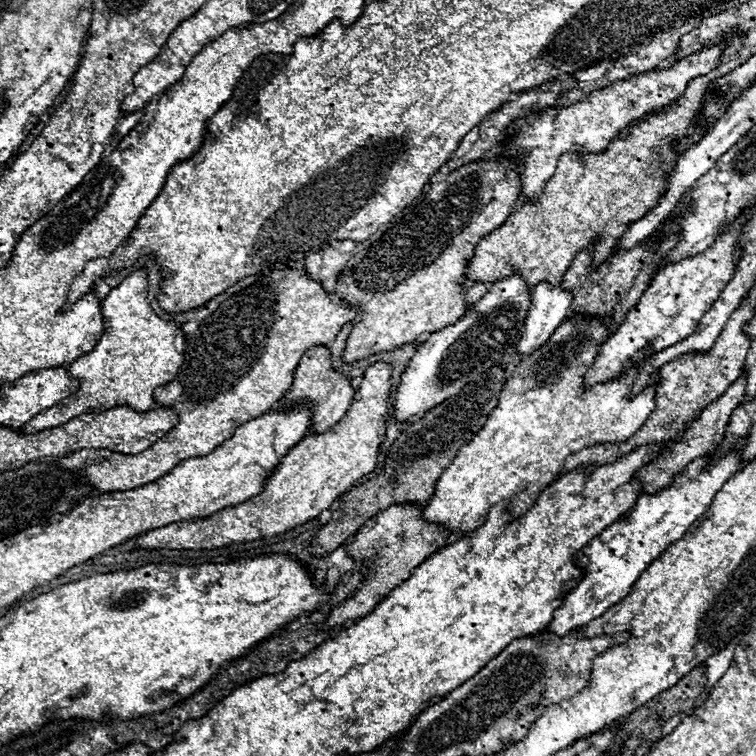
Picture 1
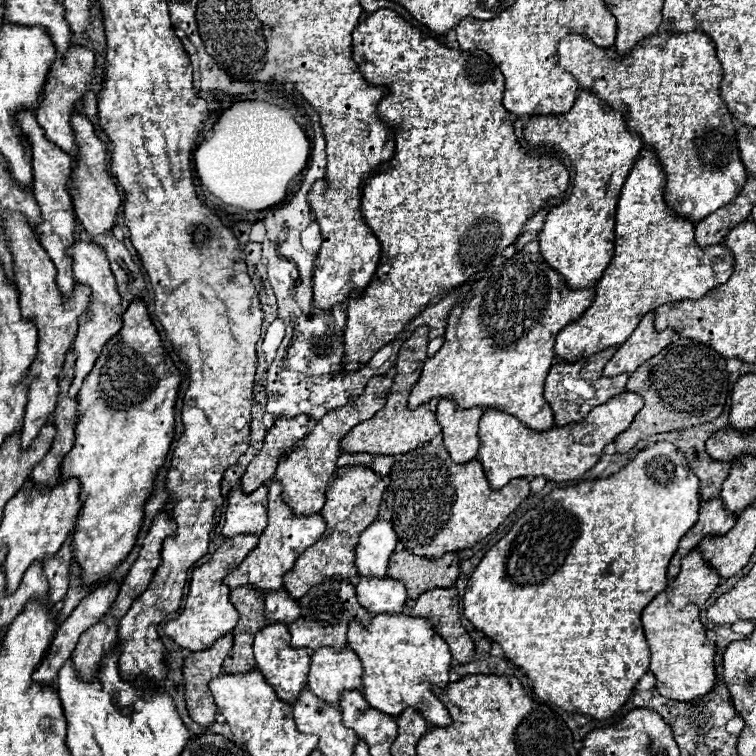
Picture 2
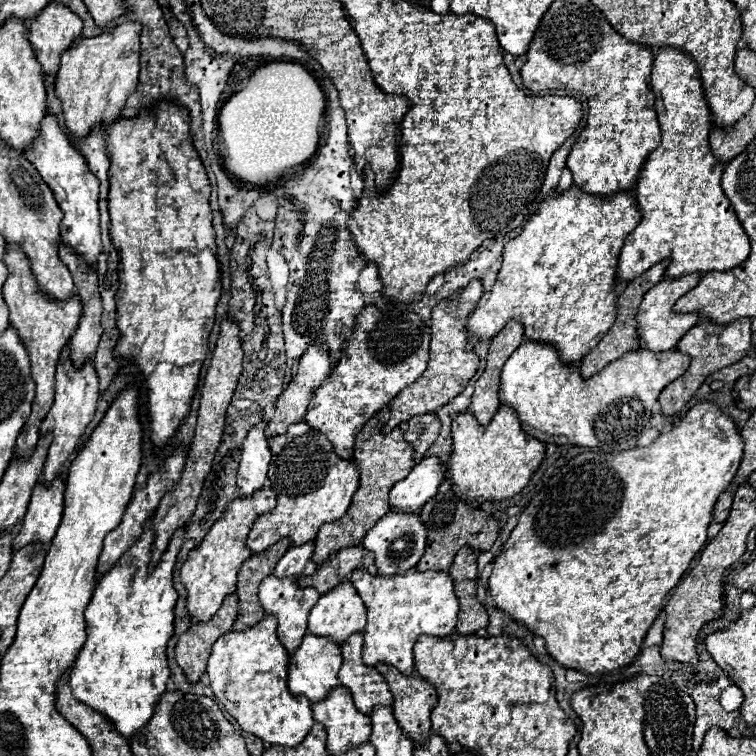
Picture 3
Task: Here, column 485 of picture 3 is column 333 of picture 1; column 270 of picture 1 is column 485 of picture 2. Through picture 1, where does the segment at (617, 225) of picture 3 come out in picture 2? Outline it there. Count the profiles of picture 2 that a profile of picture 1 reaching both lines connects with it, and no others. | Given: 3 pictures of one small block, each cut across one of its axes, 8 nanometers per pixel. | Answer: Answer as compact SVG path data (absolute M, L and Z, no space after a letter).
M514 252L504 264L480 272L470 290L464 292L448 316L442 348L424 362L420 380L410 392L408 408L430 402L432 398L454 398L460 406L498 408L516 416L532 430L548 430L554 426L554 412L544 400L544 382L554 364L554 342L558 332L574 322L592 304L594 288L572 290L566 280L542 258L540 252Z

